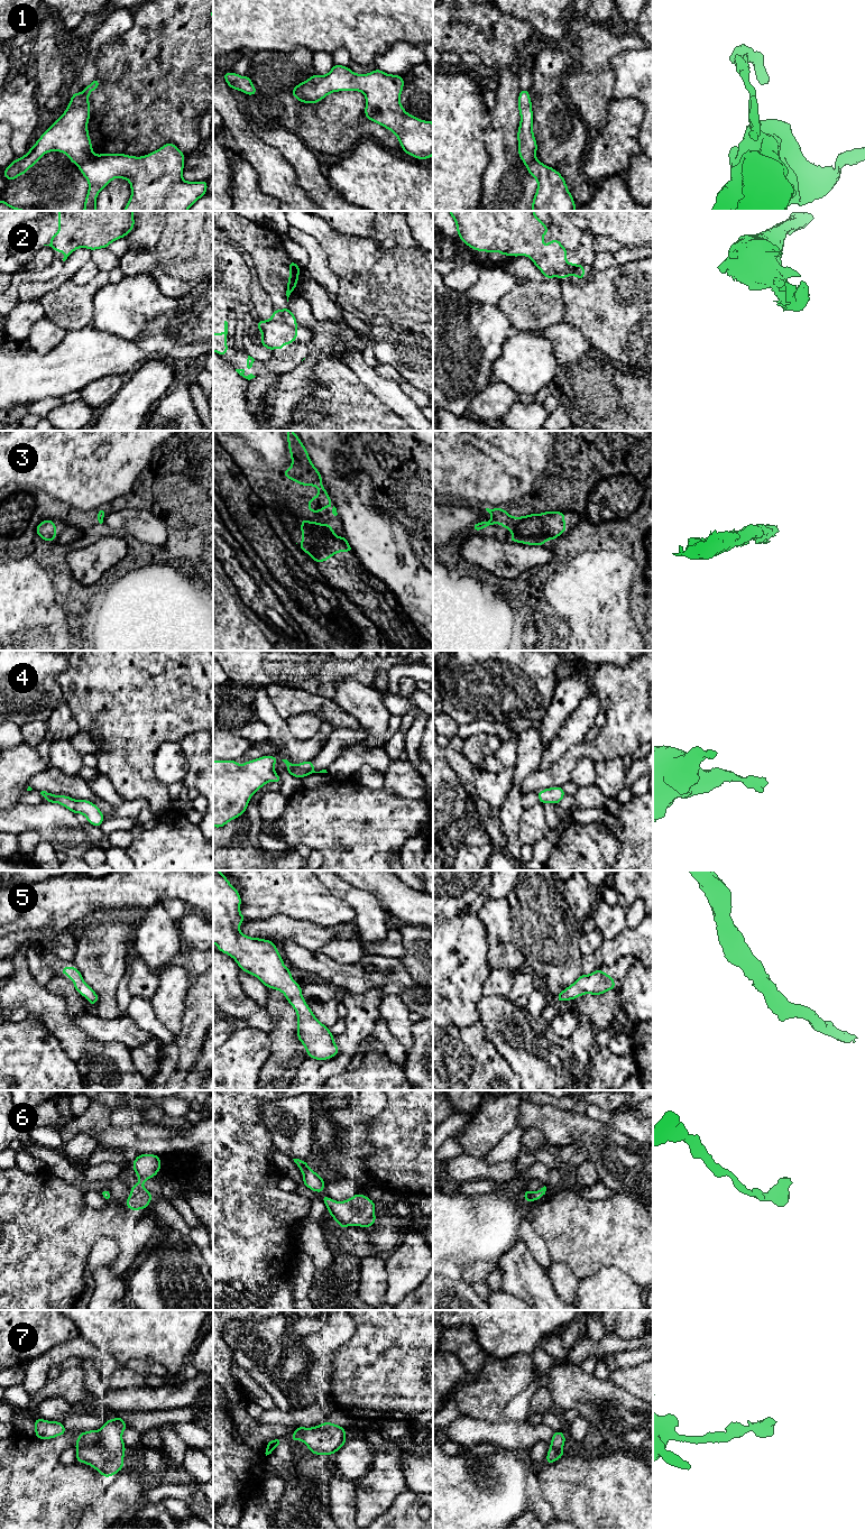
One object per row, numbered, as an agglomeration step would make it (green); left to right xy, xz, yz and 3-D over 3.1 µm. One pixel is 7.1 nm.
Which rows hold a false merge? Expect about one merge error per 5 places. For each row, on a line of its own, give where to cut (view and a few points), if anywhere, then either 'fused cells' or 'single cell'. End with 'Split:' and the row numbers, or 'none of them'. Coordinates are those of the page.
1: cut xy (93, 154), (77, 165); fused cells
2: cut none; single cell
3: cut none; single cell
4: cut none; single cell
5: cut none; single cell
6: cut none; single cell
7: cut xy (100, 1430), (100, 1437), (93, 1444), (76, 1448); fused cells
Split: 1, 7

